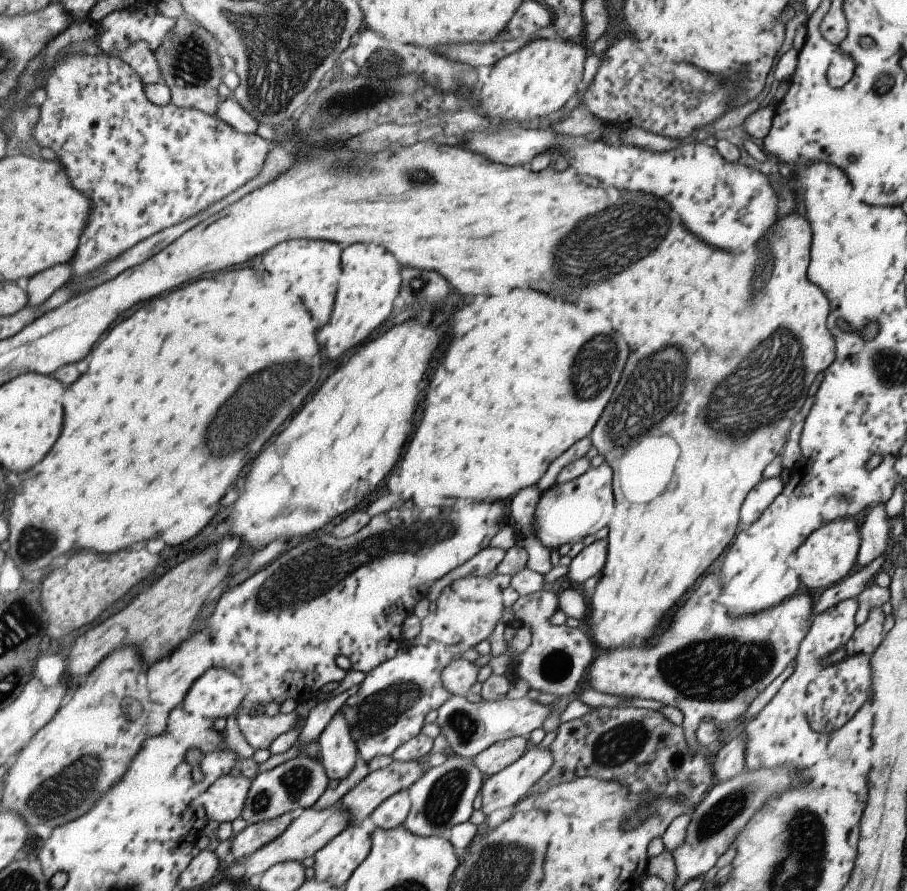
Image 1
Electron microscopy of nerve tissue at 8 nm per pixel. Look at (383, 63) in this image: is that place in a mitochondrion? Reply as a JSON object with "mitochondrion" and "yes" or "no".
{"mitochondrion":"yes"}

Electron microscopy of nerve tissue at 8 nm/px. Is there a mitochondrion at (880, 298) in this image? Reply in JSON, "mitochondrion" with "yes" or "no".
{"mitochondrion":"no"}

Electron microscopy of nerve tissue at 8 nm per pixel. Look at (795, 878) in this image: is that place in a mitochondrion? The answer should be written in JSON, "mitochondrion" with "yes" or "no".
{"mitochondrion":"yes"}

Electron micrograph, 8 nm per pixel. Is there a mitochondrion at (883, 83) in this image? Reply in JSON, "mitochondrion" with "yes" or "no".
{"mitochondrion":"yes"}

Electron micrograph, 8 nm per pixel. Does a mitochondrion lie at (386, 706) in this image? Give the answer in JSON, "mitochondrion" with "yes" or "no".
{"mitochondrion":"yes"}

